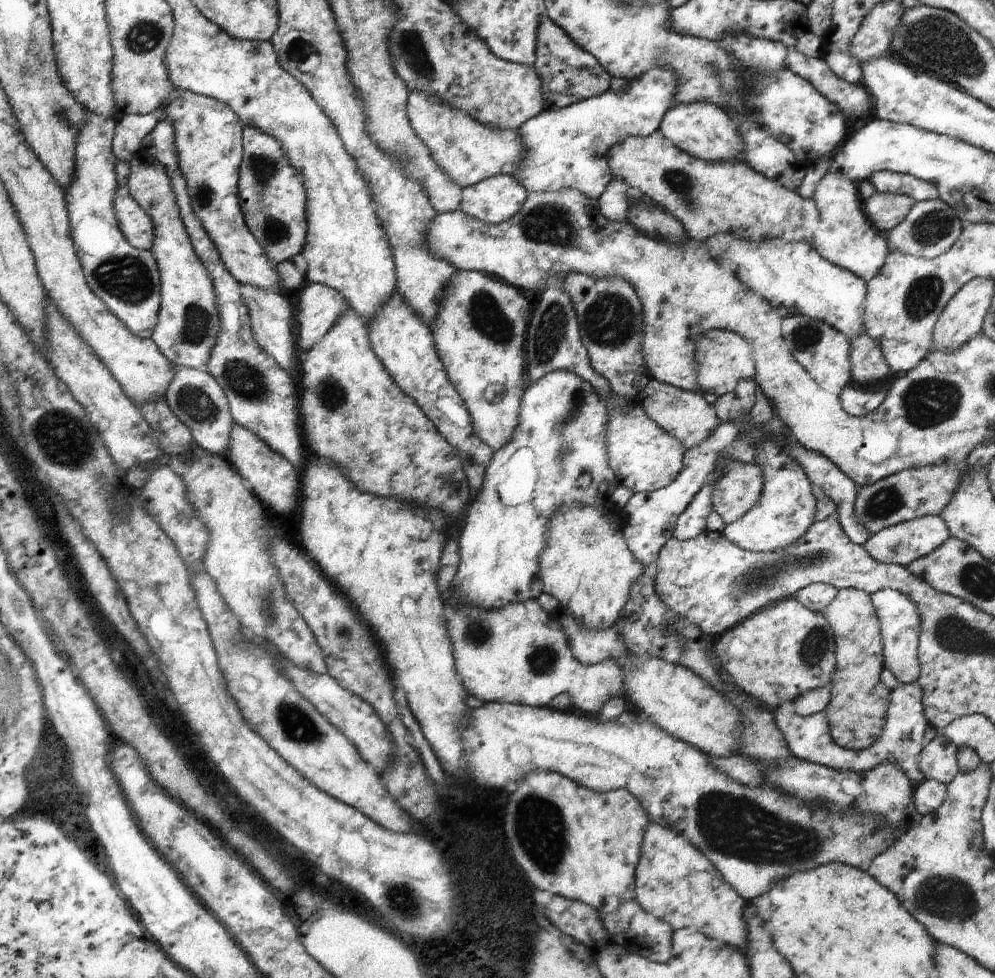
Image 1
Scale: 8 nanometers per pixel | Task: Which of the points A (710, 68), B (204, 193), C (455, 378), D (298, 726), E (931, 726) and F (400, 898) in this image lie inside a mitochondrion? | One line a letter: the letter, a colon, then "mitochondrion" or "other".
A: mitochondrion
B: mitochondrion
C: other
D: mitochondrion
E: other
F: mitochondrion

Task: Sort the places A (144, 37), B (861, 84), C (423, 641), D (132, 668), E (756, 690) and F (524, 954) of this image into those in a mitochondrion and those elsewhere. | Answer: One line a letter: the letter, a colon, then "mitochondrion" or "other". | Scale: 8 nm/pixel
A: mitochondrion
B: other
C: other
D: other
E: other
F: other

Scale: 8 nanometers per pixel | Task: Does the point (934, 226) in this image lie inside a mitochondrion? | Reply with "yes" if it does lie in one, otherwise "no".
yes

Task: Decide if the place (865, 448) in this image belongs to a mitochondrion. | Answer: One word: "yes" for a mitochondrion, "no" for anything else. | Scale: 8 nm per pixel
no

